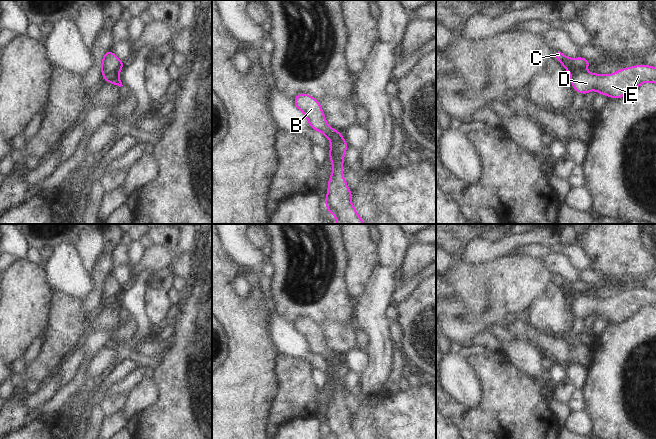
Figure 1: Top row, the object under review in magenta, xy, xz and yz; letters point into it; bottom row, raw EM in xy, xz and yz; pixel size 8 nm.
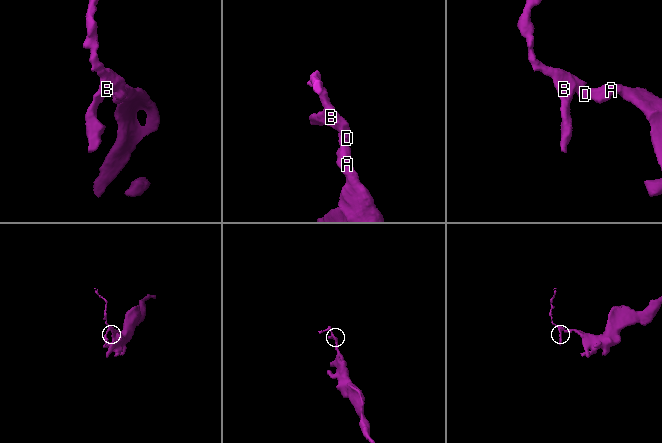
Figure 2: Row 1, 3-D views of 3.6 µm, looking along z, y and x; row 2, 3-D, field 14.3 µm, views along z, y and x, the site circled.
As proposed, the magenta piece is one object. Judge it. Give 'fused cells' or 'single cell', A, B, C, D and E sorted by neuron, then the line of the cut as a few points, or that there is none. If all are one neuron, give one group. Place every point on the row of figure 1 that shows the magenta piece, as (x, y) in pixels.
fused cells; groups A D E / B C; cut xy (117, 74), (105, 78)

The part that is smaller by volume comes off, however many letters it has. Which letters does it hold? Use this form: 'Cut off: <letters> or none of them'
Cut off: B, C.

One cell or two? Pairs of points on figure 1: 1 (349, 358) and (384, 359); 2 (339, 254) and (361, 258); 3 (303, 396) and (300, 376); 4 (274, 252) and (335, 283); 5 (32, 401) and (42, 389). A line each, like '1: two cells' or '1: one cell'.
1: two cells
2: two cells
3: one cell
4: one cell
5: one cell

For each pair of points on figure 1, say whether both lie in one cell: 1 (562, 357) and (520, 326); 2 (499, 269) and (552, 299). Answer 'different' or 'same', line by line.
1: same
2: different

